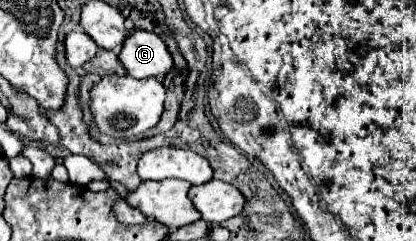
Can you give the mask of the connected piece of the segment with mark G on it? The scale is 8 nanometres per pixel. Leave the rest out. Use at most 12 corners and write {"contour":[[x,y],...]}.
{"contour":[[135,30],[119,60],[135,78],[165,76],[173,58],[165,42]]}

